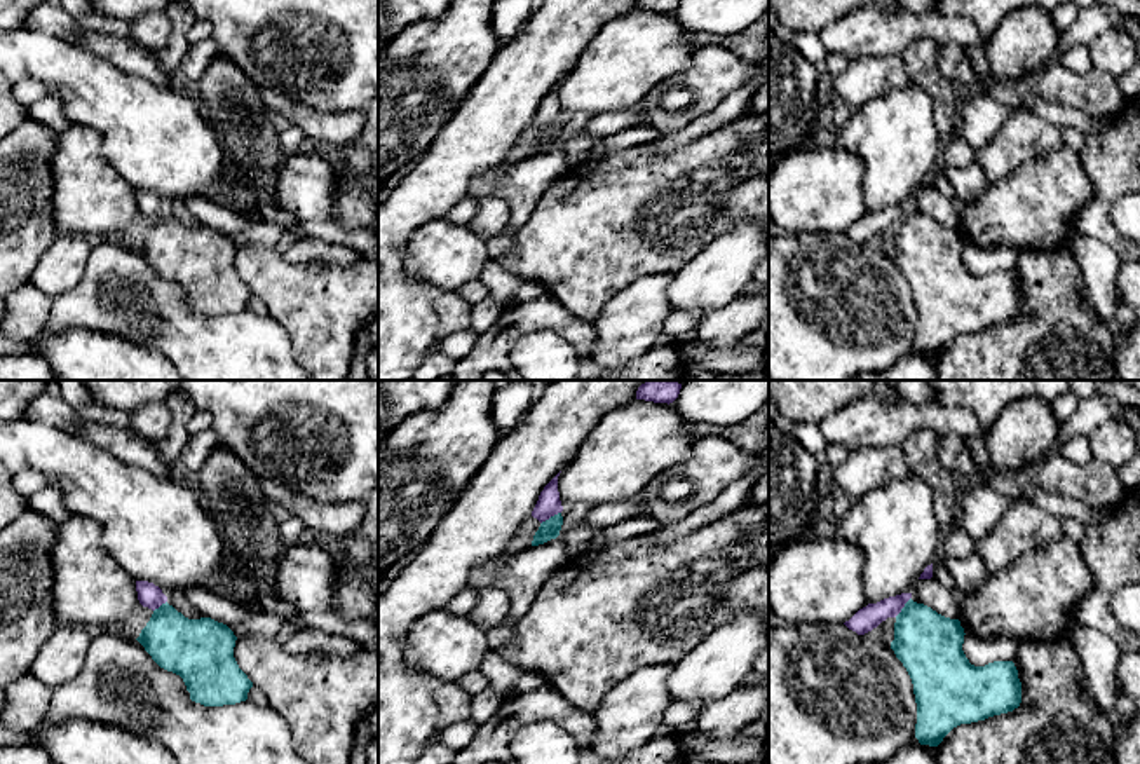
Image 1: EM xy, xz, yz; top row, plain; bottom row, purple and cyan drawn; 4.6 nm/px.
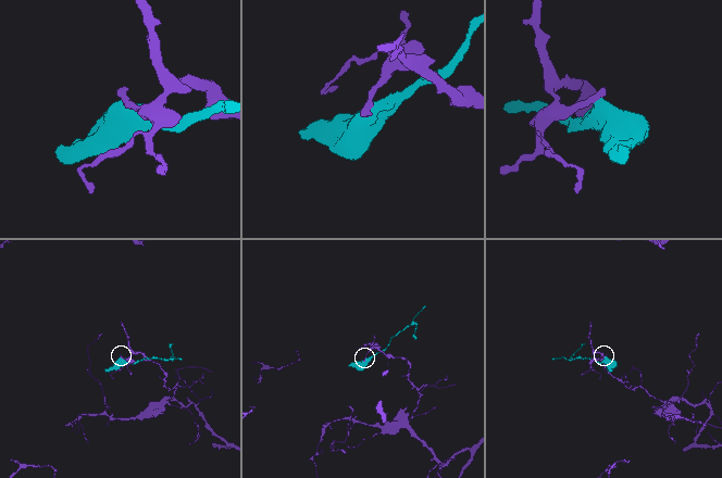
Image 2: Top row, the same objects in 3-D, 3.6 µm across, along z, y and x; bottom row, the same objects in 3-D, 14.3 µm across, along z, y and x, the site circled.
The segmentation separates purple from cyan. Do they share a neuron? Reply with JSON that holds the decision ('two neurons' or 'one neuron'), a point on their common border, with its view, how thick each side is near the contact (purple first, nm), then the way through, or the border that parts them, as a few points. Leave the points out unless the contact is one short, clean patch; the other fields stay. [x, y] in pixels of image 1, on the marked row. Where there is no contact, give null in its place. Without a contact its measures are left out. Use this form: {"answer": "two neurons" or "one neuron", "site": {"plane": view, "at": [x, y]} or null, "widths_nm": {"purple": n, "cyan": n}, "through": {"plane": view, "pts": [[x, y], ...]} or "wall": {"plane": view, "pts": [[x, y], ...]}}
{"answer": "two neurons", "site": {"plane": "xz", "at": [549, 517]}, "widths_nm": {"purple": 110, "cyan": 90}, "wall": {"plane": "xz", "pts": [[560, 511], [541, 524]]}}

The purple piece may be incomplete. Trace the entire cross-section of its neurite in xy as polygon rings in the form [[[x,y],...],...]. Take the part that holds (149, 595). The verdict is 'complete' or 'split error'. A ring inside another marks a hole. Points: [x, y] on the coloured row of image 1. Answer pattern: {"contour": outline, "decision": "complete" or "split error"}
{"contour": [[[136,581],[136,591],[138,591],[139,604],[152,611],[159,609],[162,604],[167,602],[167,597],[153,583]]], "decision": "complete"}

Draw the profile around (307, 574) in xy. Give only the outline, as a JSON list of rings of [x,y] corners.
[[[300,541],[286,544],[274,576],[274,593],[302,614],[333,611],[338,583],[340,567],[335,553]]]

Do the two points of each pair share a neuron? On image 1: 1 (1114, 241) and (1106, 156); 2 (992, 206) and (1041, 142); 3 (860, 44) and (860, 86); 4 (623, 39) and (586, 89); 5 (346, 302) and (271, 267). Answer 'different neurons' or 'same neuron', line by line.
1: same neuron
2: different neurons
3: different neurons
4: same neuron
5: same neuron

